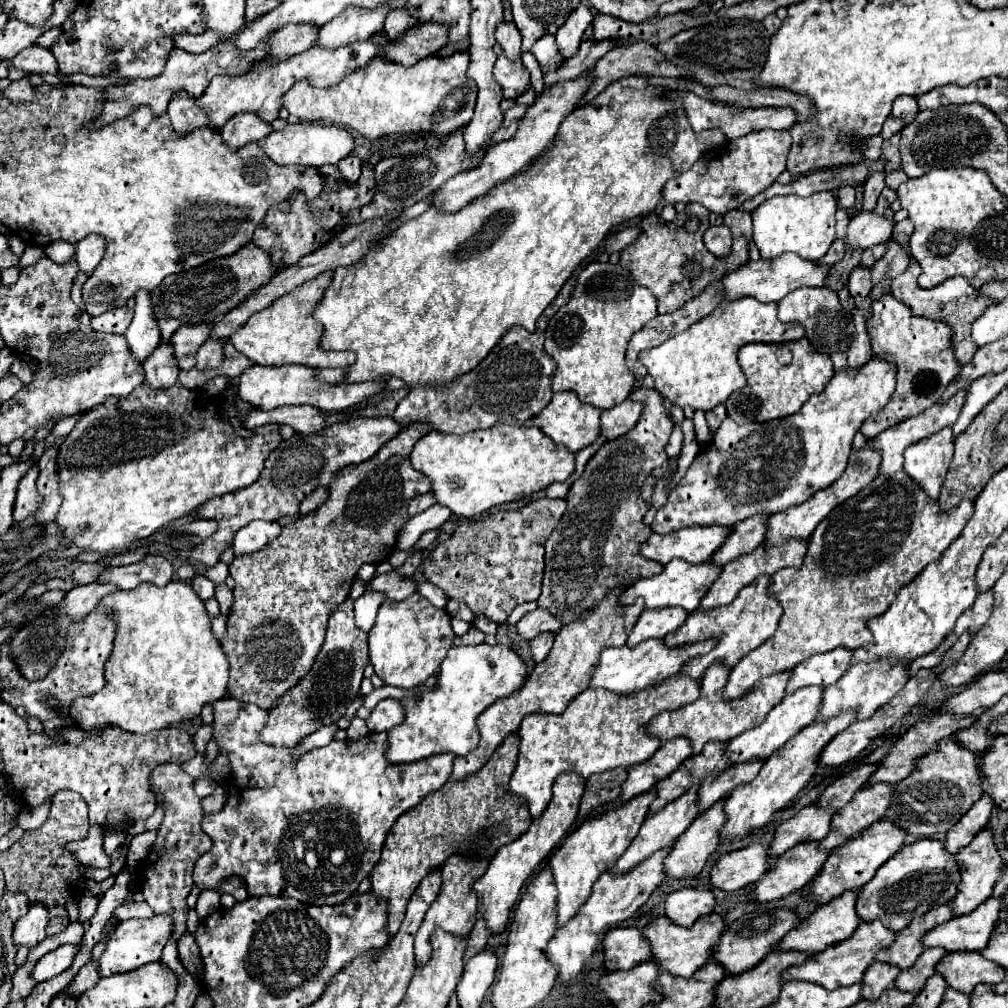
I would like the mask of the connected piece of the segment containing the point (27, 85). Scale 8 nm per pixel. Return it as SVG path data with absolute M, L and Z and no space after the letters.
M23 76L15 82L11 82L3 92L1 96L5 96L7 100L11 102L33 102L35 100L35 86L29 82L29 76Z

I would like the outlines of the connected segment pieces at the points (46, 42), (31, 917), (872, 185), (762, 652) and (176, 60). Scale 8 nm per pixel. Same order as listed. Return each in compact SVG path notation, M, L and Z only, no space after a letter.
M61 27L52 28L51 30L44 32L35 43L39 46L43 46L44 48L49 48L53 42L57 40L61 32Z
M31 904L29 912L15 922L13 928L13 940L15 946L27 946L29 950L35 948L39 942L47 938L47 928L49 924L49 912L43 904Z
M885 170L881 172L873 172L869 176L869 180L865 182L865 198L863 198L863 210L873 210L875 208L875 202L877 202L877 196L881 194L885 186Z
M905 472L887 478L877 476L815 528L807 540L807 554L799 570L785 568L771 576L769 596L779 600L783 616L775 634L761 648L743 656L737 668L731 670L723 700L741 698L759 680L793 670L813 654L829 652L837 646L855 650L871 642L873 634L867 620L881 616L899 588L909 584L959 538L971 516L971 502L943 512Z
M263 40L259 44L259 48L249 50L247 54L237 52L233 48L233 42L227 42L227 44L225 42L219 42L215 48L209 48L203 54L187 54L183 50L171 50L171 54L167 58L167 68L159 76L145 78L145 80L141 80L141 78L139 80L131 80L131 82L127 82L123 86L99 88L101 94L105 96L103 110L101 110L101 114L95 120L91 120L87 124L87 128L103 128L107 124L113 124L117 118L129 116L139 106L151 106L151 110L153 110L155 116L163 116L165 110L167 110L167 106L169 106L169 100L177 92L183 90L183 92L189 92L189 96L199 98L205 92L205 88L209 86L209 80L213 76L221 76L221 74L223 76L239 76L239 74L249 72L249 68L251 68L249 66L249 60L259 62L265 56L265 44L267 44L267 40Z

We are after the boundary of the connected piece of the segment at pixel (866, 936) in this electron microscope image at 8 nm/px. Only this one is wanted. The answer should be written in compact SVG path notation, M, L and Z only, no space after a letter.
M881 920L873 922L861 922L859 928L853 932L853 936L841 944L829 946L823 952L813 954L805 964L793 966L783 974L783 980L805 980L821 984L827 990L835 990L839 986L853 986L863 980L865 970L871 966L871 962L877 960L877 954L885 948L889 948L895 940L895 934L881 924Z

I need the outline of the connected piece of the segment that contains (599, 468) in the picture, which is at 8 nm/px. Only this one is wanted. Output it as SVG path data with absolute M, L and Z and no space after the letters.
M639 388L629 398L643 404L639 422L633 426L633 430L619 436L617 440L605 442L597 450L597 454L587 462L581 478L571 484L571 490L567 494L567 512L563 514L561 522L545 542L545 578L537 606L541 610L549 610L555 618L561 618L563 626L579 622L585 612L593 610L605 598L607 592L629 586L639 578L657 576L663 570L661 564L645 560L639 554L639 544L651 536L651 528L643 524L643 516L649 510L649 504L639 496L639 490L645 478L667 460L665 446L671 436L673 422L663 406L663 396L655 390Z

